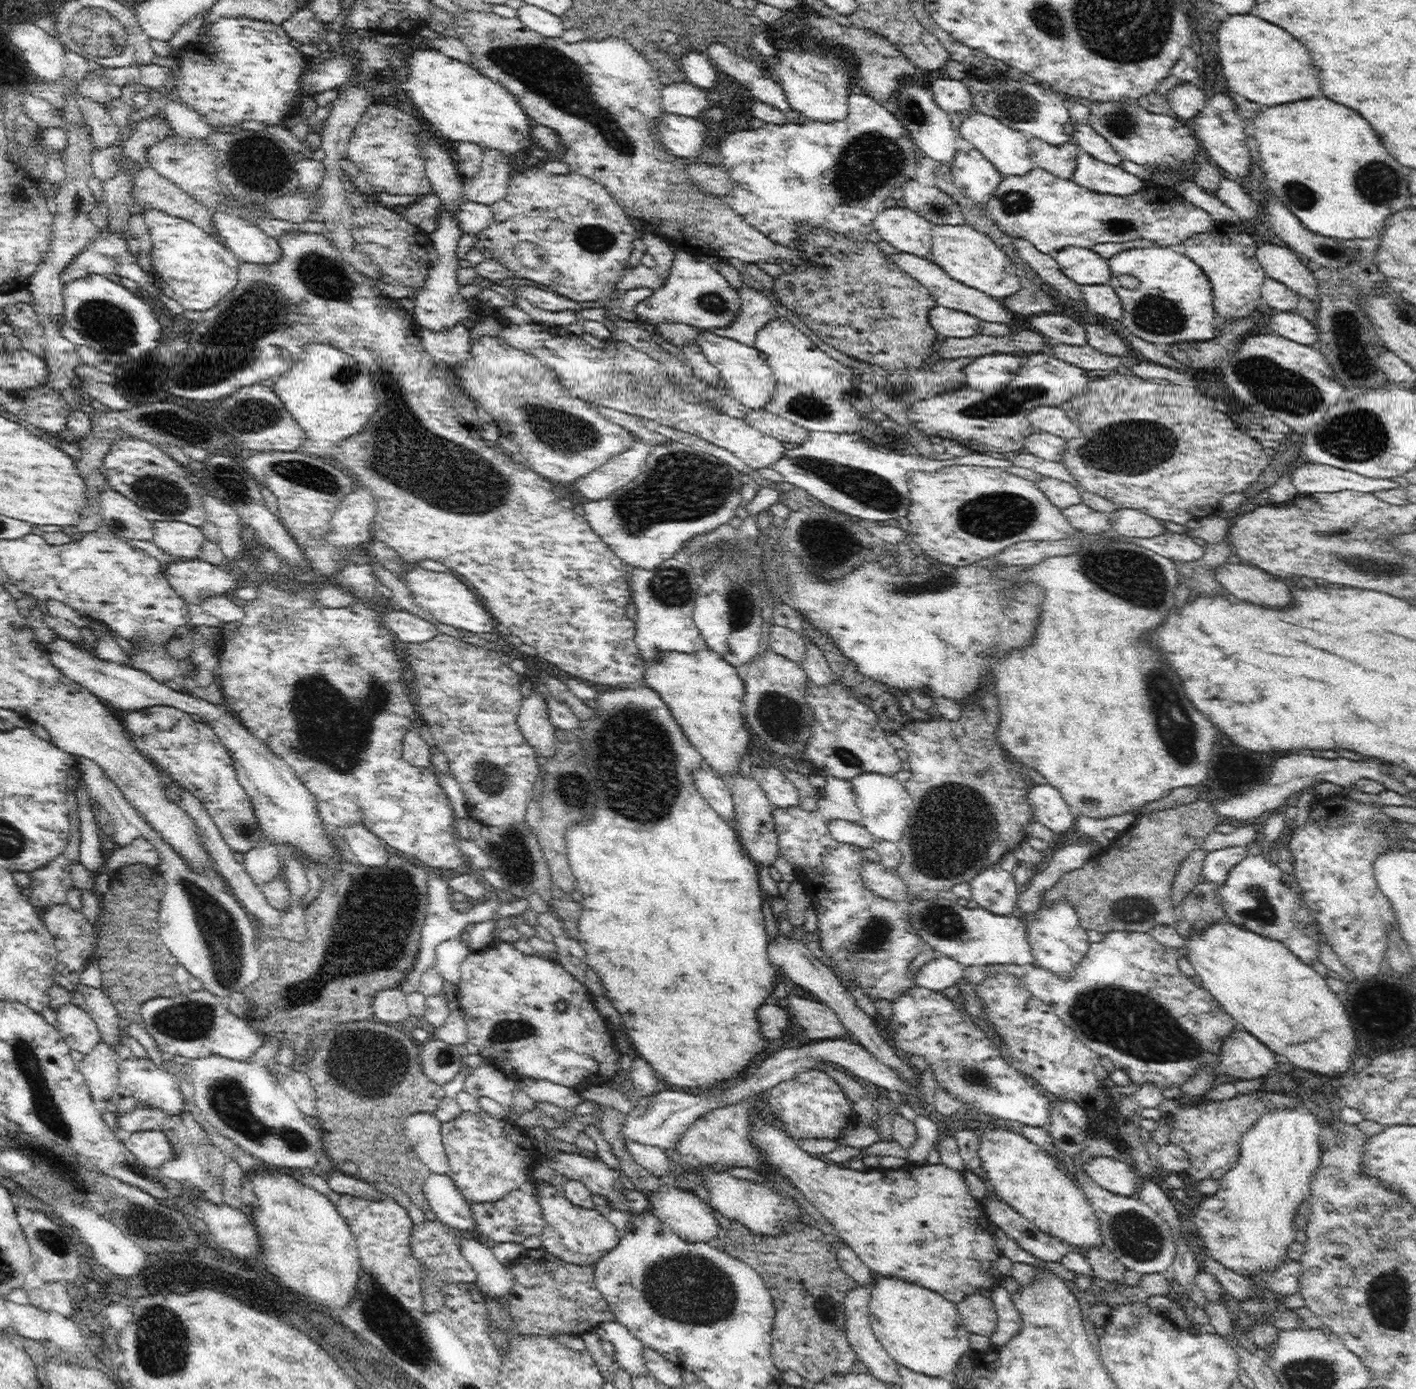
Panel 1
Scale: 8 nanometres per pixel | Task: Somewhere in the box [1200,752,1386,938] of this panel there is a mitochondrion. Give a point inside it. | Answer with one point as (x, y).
(1263, 911)

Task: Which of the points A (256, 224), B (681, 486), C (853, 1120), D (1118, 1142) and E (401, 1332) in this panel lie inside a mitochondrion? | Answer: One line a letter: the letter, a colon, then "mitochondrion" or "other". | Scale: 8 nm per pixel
A: other
B: mitochondrion
C: other
D: other
E: mitochondrion

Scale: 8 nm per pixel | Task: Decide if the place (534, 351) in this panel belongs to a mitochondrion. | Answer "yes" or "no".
no

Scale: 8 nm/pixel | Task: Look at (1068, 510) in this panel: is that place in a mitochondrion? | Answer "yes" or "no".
no

